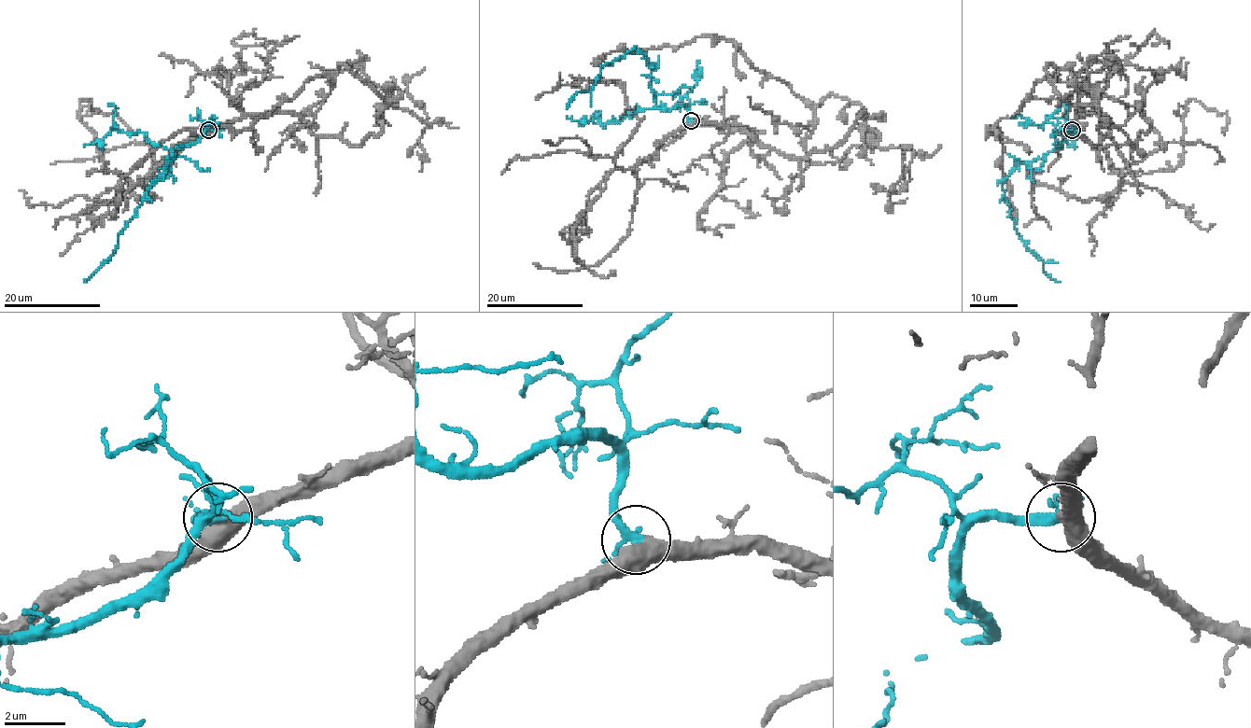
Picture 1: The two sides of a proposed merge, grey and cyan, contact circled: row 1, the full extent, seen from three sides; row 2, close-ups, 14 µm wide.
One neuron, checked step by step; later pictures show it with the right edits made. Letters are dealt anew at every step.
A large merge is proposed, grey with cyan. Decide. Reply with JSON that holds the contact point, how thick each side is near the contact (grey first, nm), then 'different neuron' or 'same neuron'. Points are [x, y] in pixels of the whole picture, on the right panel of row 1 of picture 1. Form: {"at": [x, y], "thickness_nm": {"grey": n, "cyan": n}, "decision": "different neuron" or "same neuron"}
{"at": [1072, 130], "thickness_nm": {"grey": 440, "cyan": 240}, "decision": "same neuron"}

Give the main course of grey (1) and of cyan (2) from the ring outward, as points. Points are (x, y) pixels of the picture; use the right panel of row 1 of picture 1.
1: (1072, 129), (1101, 112), (1110, 135), (1094, 146), (1061, 132), (1052, 64), (987, 127), (1015, 219)
2: (1072, 129), (1057, 132), (1061, 147), (1019, 165), (1003, 184), (1016, 231), (1044, 263), (1044, 272), (1060, 282)

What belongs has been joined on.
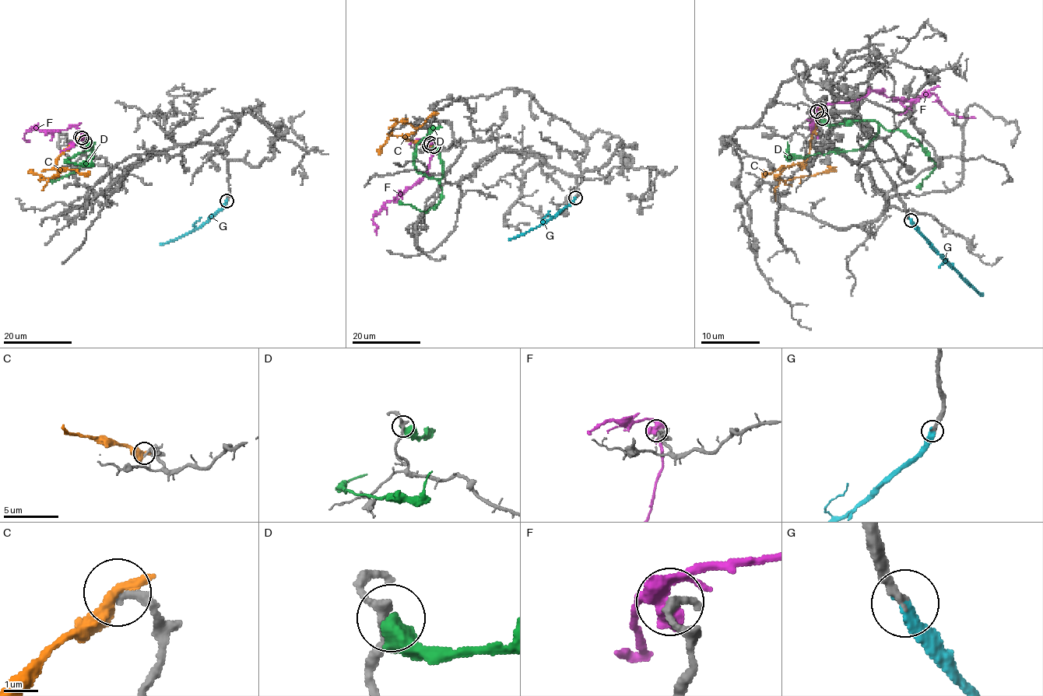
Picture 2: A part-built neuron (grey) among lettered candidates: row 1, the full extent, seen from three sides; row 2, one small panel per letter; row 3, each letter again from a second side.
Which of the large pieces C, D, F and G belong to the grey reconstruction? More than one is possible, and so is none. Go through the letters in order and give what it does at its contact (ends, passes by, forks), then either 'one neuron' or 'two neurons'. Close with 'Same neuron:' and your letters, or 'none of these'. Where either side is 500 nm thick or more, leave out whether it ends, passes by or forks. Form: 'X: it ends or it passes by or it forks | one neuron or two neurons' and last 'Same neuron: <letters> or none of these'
C: it ends | two neurons
D: two neurons
F: two neurons
G: it ends | one neuron
Same neuron: G

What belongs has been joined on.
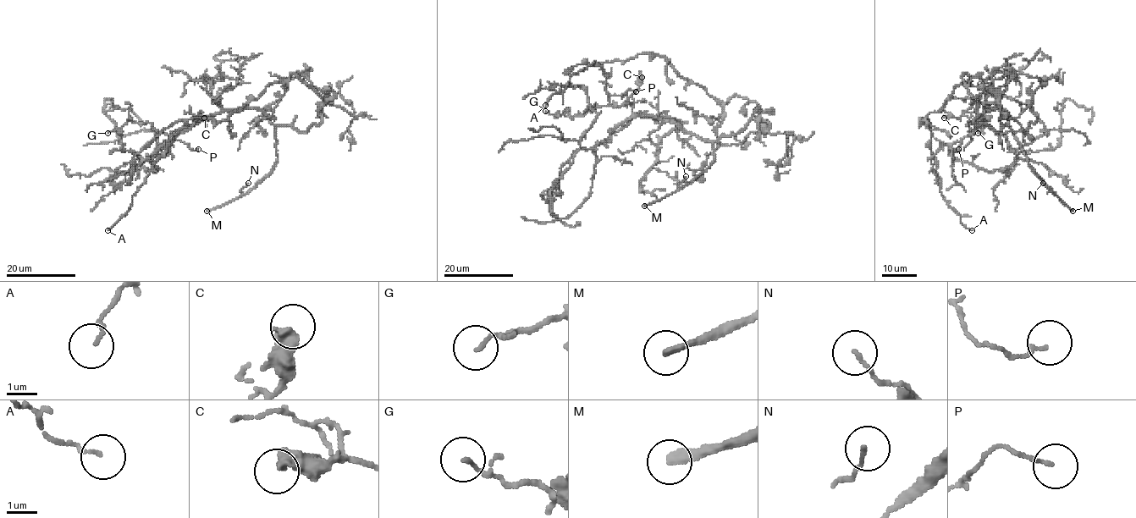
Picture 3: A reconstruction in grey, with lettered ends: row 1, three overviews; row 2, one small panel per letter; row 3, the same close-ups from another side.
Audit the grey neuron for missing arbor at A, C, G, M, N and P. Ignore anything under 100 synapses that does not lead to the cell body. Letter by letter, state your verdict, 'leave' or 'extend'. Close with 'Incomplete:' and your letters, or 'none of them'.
A: leave
C: leave
G: leave
M: extend
N: leave
P: leave
Incomplete: M

